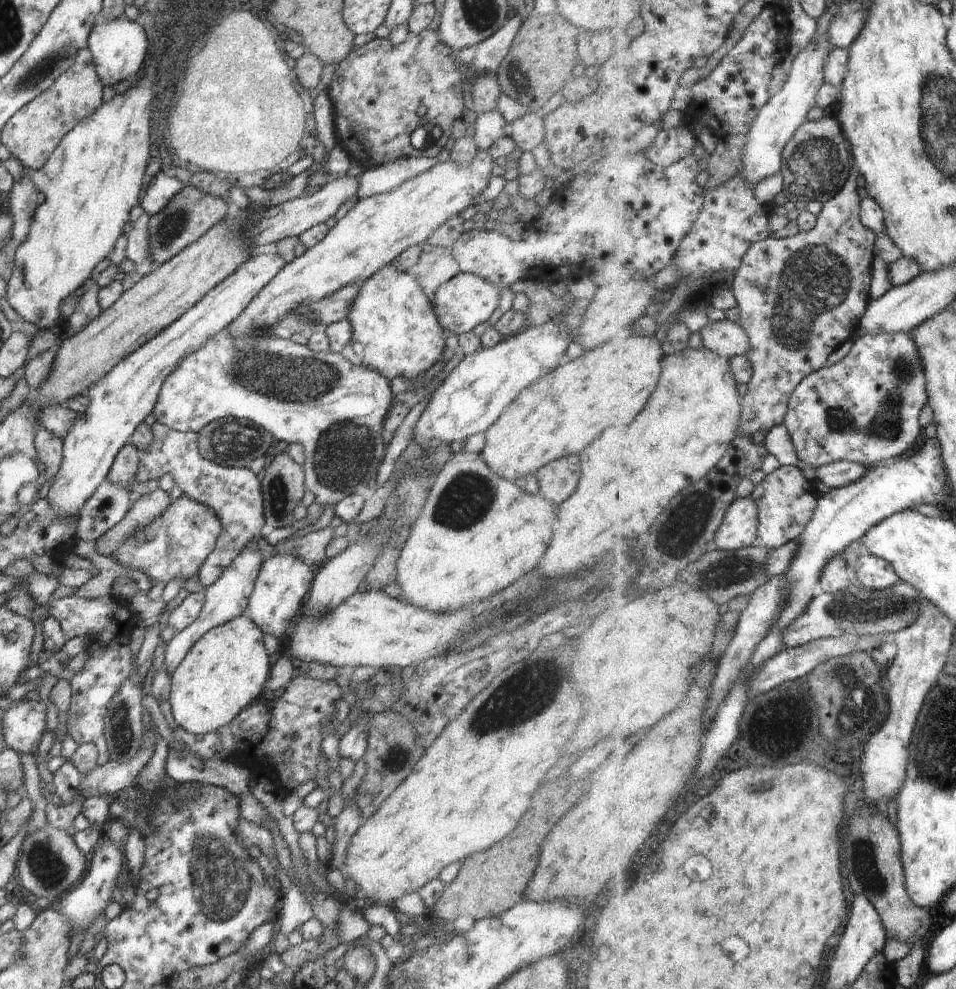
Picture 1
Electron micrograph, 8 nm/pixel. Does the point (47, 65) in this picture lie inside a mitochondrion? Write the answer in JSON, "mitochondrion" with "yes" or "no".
{"mitochondrion":"yes"}

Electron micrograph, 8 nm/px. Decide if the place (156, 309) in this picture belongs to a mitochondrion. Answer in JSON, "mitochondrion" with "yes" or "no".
{"mitochondrion":"no"}

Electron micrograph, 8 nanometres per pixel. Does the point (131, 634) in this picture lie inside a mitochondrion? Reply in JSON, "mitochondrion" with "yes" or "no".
{"mitochondrion":"no"}

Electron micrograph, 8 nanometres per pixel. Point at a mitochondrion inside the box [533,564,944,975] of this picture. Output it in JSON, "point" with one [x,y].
{"point":[853,607]}

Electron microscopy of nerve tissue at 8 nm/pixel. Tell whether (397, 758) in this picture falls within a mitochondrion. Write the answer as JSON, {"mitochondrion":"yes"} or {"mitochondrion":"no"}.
{"mitochondrion":"yes"}

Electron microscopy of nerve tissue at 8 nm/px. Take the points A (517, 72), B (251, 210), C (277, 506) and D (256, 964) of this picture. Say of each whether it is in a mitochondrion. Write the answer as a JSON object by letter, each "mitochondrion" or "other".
{"A":"mitochondrion","B":"other","C":"mitochondrion","D":"other"}

